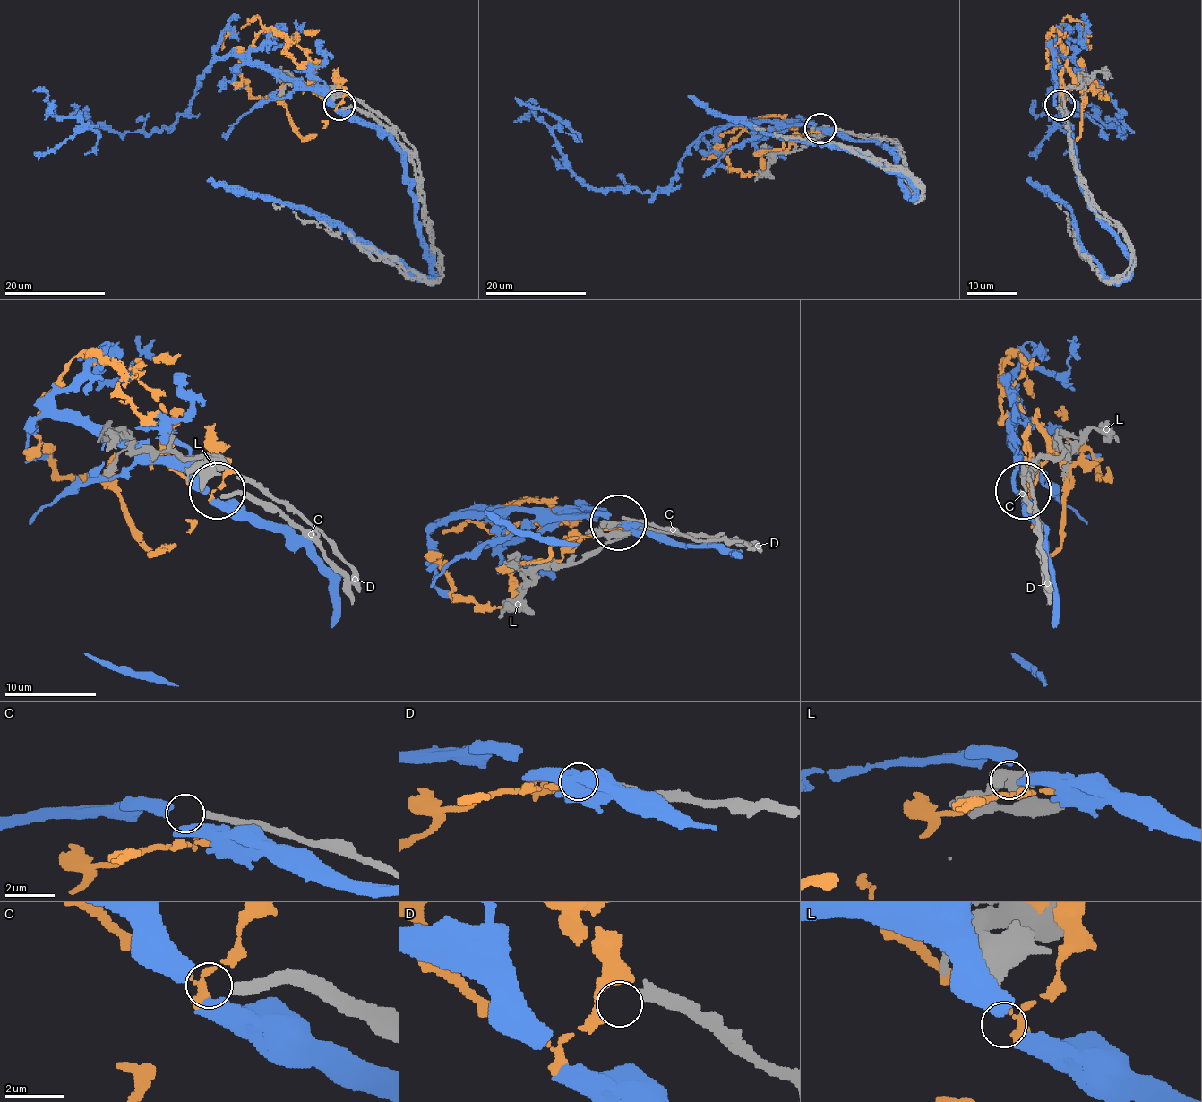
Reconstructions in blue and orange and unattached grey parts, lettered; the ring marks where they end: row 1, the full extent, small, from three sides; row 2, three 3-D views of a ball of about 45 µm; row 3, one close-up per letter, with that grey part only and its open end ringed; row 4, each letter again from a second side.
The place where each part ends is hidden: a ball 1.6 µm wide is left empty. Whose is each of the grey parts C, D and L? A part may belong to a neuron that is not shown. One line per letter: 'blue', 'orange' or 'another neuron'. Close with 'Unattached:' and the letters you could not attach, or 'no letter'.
C: another neuron
D: orange
L: blue
Unattached: C

